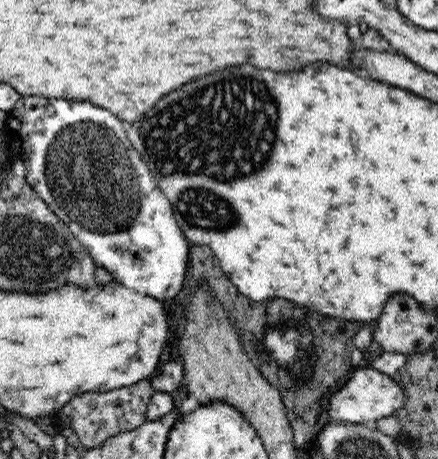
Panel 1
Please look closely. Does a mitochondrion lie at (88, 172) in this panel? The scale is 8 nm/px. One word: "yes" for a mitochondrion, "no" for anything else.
yes

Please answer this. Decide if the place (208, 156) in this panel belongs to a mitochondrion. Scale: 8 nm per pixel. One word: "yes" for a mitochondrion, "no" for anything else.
yes

